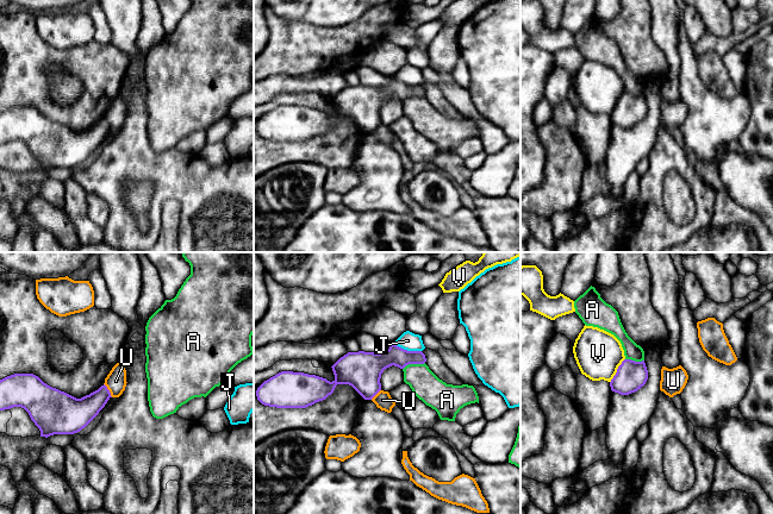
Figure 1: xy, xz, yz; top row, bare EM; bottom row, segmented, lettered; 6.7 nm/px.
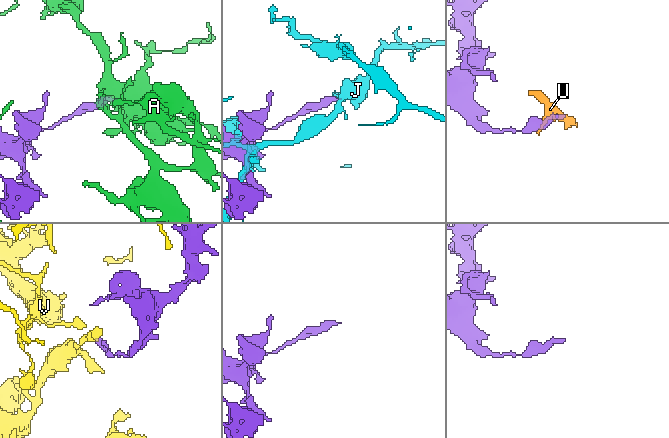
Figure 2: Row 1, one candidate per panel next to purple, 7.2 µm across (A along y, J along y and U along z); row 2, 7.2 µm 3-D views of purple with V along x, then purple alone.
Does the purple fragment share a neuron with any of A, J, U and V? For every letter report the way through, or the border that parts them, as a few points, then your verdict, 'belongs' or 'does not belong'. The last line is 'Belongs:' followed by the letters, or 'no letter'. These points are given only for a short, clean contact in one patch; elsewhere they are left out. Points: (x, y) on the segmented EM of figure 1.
A: along xz (424, 362), (407, 364), (403, 369) | does not belong
J: does not belong
U: along xy (104, 383), (112, 396) | does not belong
V: does not belong
Belongs: no letter

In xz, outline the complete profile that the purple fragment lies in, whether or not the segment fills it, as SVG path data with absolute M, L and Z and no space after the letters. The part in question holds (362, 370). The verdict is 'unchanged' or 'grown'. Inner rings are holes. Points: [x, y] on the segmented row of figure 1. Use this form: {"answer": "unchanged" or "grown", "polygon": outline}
{"answer": "unchanged", "polygon": "M391 344L386 352L348 352L331 368L332 382L304 372L281 371L264 381L256 390L257 400L269 407L306 408L331 395L337 384L351 386L364 400L372 400L381 390L381 374L394 365L424 364L422 351L407 351Z"}

